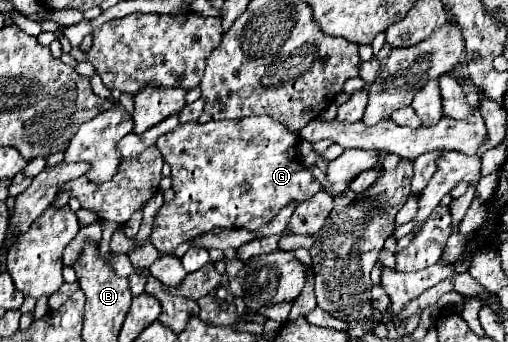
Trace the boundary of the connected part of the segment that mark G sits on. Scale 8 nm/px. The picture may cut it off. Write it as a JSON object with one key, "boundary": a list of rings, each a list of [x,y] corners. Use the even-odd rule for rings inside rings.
{"boundary":[[[250,116],[242,120],[212,120],[206,124],[200,122],[184,122],[178,124],[172,132],[162,134],[156,142],[162,152],[164,162],[172,168],[172,190],[176,198],[170,204],[160,208],[160,214],[154,222],[154,232],[150,242],[164,254],[174,254],[174,250],[204,232],[216,228],[246,228],[250,232],[260,230],[270,224],[274,216],[288,204],[304,202],[322,190],[320,182],[312,176],[312,172],[300,164],[296,156],[296,146],[300,136],[296,132],[286,130],[280,122],[268,116]]]}

